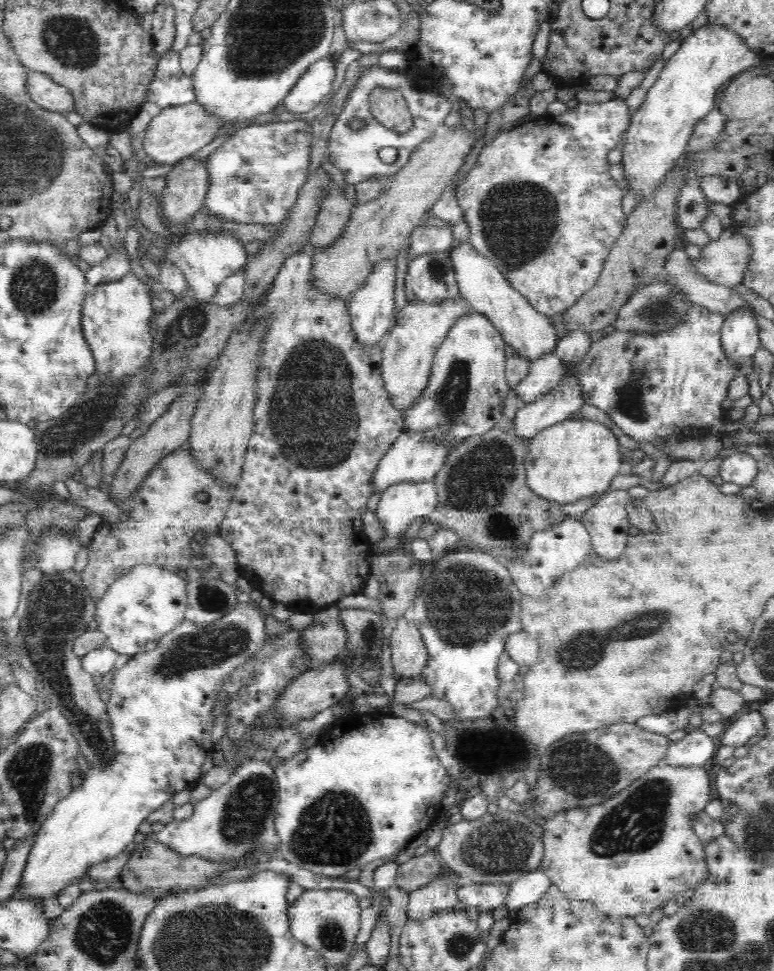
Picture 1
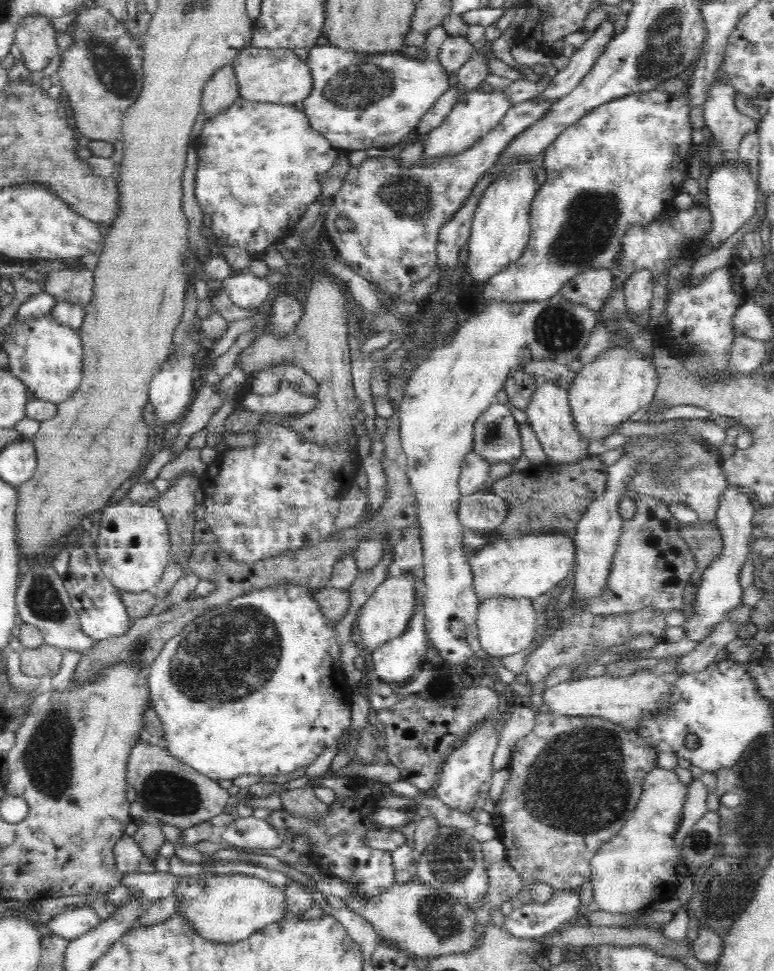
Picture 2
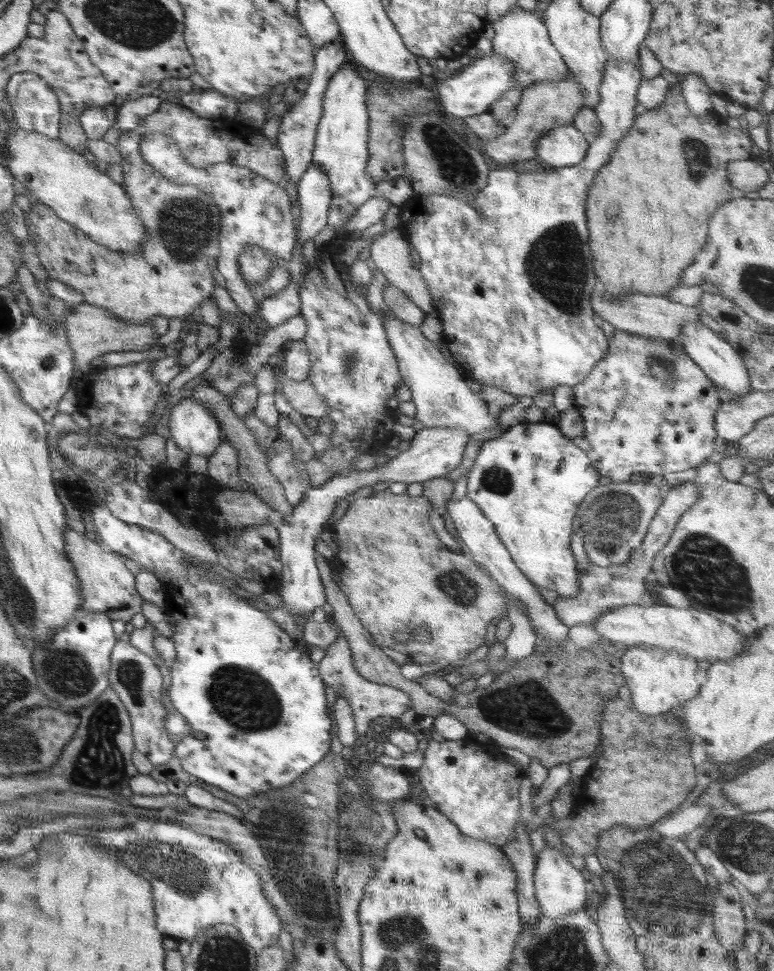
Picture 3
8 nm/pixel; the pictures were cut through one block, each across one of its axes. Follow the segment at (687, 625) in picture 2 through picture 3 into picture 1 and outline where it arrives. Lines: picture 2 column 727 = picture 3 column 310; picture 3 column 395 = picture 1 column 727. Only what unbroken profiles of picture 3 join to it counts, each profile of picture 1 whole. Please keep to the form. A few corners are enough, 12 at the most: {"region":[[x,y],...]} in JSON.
{"region":[[732,452],[719,466],[724,481],[752,486],[756,460]]}

